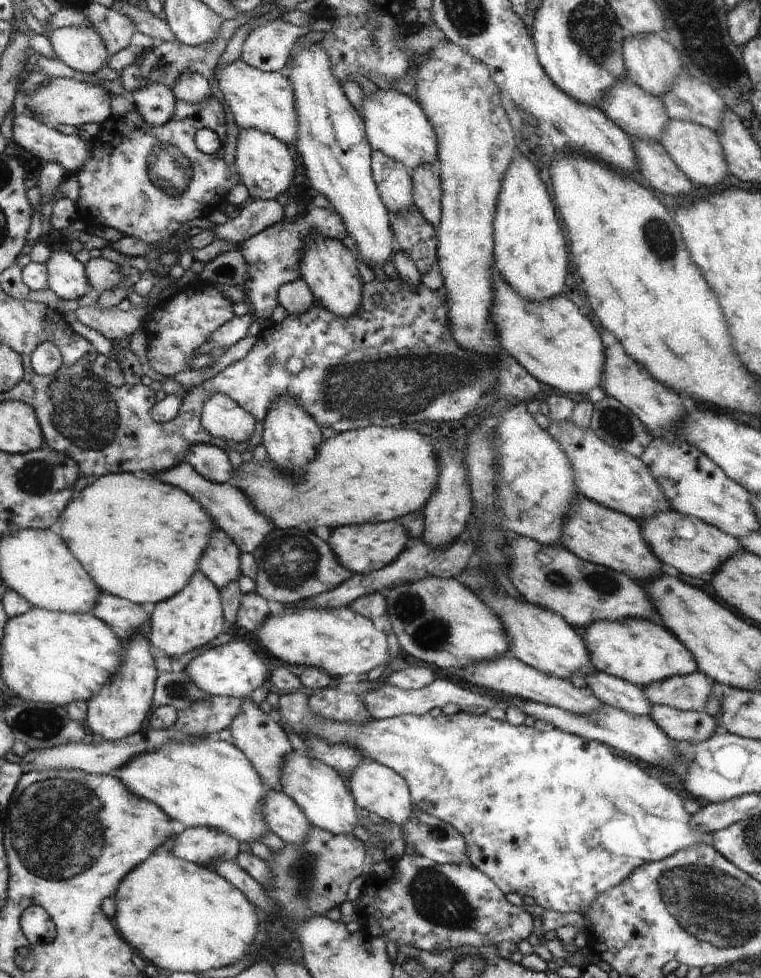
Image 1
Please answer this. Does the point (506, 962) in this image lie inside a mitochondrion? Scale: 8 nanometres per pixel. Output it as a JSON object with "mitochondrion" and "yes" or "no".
{"mitochondrion":"no"}

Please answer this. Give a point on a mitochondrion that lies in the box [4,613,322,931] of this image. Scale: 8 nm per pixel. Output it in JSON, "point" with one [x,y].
{"point":[56,838]}

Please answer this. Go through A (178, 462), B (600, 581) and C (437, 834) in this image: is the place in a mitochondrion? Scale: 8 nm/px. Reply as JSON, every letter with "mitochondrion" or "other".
{"A":"other","B":"mitochondrion","C":"mitochondrion"}

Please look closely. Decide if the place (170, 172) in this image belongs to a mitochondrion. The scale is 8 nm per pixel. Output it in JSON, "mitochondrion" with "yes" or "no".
{"mitochondrion":"yes"}

